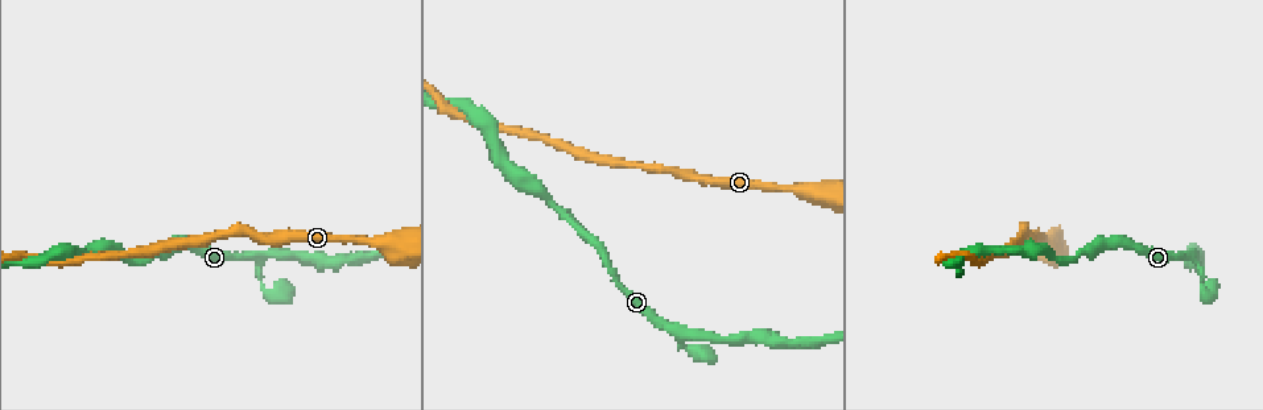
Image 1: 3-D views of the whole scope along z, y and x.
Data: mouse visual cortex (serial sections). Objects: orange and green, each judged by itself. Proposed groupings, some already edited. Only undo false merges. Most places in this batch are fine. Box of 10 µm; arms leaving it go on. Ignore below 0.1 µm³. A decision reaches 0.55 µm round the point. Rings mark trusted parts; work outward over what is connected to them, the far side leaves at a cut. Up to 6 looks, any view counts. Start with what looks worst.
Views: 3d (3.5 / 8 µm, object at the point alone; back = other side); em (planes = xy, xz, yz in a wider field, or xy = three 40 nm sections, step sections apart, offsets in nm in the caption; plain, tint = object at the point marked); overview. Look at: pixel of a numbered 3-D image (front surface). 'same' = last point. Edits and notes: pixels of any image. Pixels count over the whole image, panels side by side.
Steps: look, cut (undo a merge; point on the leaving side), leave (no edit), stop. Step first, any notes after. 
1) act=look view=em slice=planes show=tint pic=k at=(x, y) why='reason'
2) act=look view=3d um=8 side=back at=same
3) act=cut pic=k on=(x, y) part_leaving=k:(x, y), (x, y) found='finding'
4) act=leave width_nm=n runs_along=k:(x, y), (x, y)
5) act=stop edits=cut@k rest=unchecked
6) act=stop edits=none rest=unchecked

act=look view=3d um=3.5 side=back pic=1 at=(361, 239) why='a narrow waist'

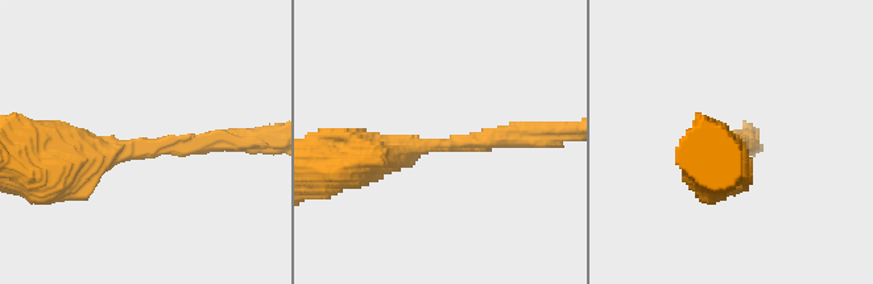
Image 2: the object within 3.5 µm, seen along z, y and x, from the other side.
act=look view=em slice=xy step=5 show=tint pic=2 at=(437, 143) arm_widths_nm=250,450

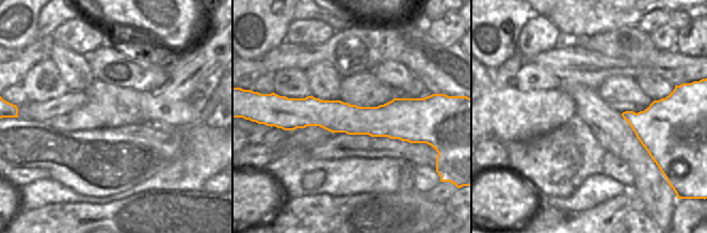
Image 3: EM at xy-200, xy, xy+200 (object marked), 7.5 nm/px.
act=look view=em slice=xy step=2 show=tint at=same

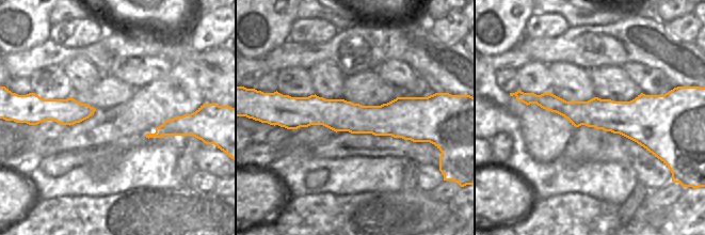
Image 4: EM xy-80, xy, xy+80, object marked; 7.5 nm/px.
act=leave runs_along=4:(285, 109), (407, 119), (426, 126) found='continuous, no second cell'

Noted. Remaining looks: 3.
act=look view=3d um=3.5 pic=1 at=(1191, 254) why='arms part here'

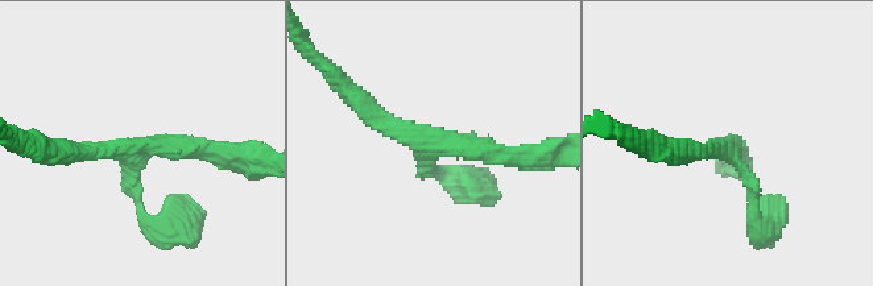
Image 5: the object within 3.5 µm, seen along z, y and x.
act=look view=em slice=planes show=tint pic=5 at=(420, 143)

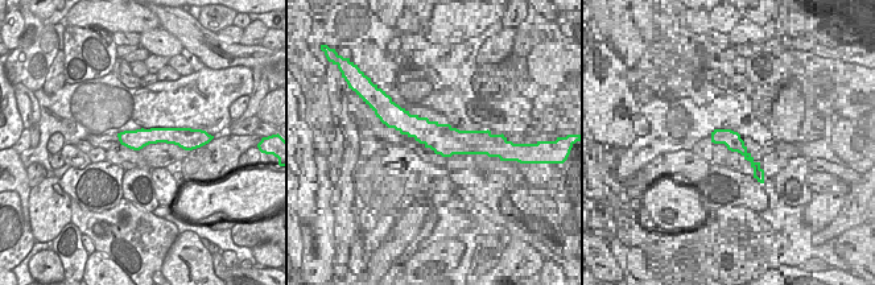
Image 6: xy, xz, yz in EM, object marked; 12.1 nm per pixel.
act=leave arms=3 arm_widths_nm=150,250,250 runs_along=5:(348, 91), (422, 145), (511, 156) found='all the same cell'

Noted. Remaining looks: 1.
act=stop edits=none rest=unchecked

